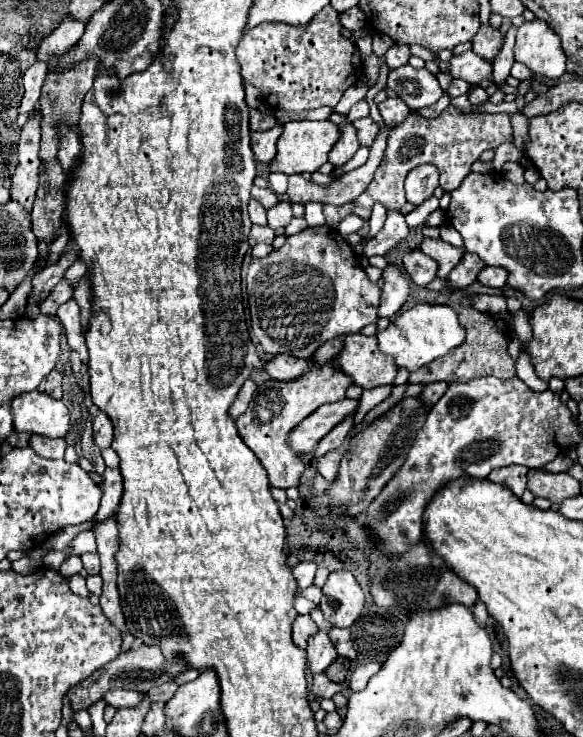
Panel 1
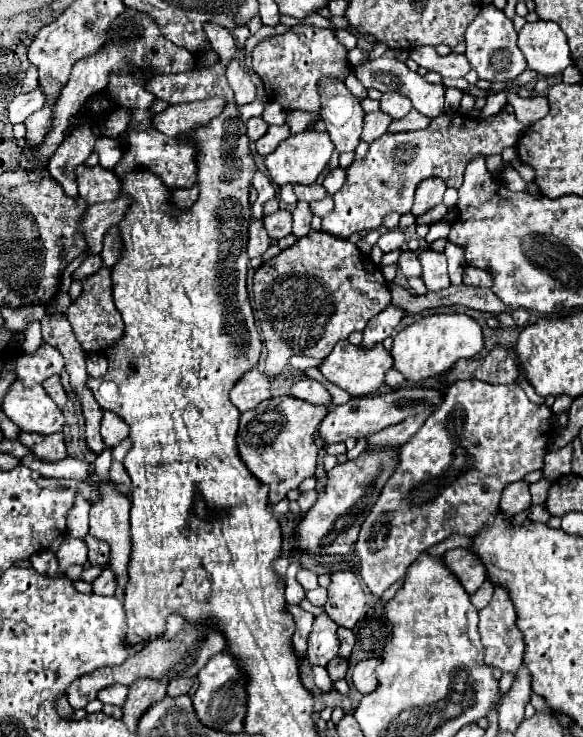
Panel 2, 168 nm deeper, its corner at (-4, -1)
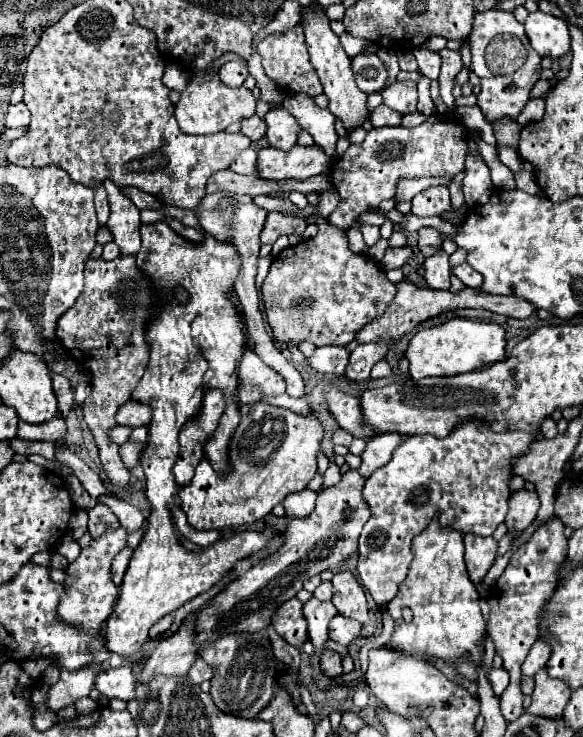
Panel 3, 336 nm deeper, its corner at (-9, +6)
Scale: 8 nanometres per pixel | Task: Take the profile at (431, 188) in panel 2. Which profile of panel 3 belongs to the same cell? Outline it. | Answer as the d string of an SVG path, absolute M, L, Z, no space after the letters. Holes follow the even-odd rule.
M437 185L437 187L427 187L425 191L417 193L413 197L413 215L419 217L429 217L429 215L441 215L443 211L449 209L449 189L447 185Z

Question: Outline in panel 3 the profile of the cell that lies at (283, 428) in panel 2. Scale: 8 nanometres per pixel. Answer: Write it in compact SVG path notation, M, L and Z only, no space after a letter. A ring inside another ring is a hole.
M255 403L255 405L241 405L241 423L233 433L231 447L229 447L229 457L231 457L231 469L227 475L219 475L213 471L209 461L201 461L195 469L195 477L187 487L181 489L181 509L187 515L187 521L195 529L223 529L243 525L243 523L253 523L271 509L281 503L289 493L303 491L307 483L313 479L317 471L317 453L321 449L321 439L323 439L323 425L317 417L315 411L309 415L299 415L291 409L285 407L275 407L269 403Z

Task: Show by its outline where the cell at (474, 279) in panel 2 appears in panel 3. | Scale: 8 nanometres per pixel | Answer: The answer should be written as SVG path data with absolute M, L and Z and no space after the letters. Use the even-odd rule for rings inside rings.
M463 263L463 265L455 267L455 269L451 269L451 273L457 275L467 287L481 287L481 283L483 283L483 275L477 273L475 269L471 269L469 263Z

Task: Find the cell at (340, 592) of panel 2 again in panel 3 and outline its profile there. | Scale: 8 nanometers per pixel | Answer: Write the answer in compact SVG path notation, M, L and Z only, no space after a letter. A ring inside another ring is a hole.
M341 571L333 577L333 605L343 617L365 621L369 607L363 587L351 571Z

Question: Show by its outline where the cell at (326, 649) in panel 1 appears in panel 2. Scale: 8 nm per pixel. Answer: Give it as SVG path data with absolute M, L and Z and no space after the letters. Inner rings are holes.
M322 612L320 616L314 618L314 626L312 626L312 632L308 636L308 660L310 660L310 664L324 666L334 656L338 656L340 640L336 636L336 630L338 630L338 624L326 612Z

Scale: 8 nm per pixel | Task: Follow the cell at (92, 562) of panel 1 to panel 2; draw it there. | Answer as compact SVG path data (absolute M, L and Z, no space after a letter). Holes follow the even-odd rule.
M86 534L84 542L88 546L88 560L92 562L92 566L106 566L110 558L110 546L104 540L94 538L90 534Z

